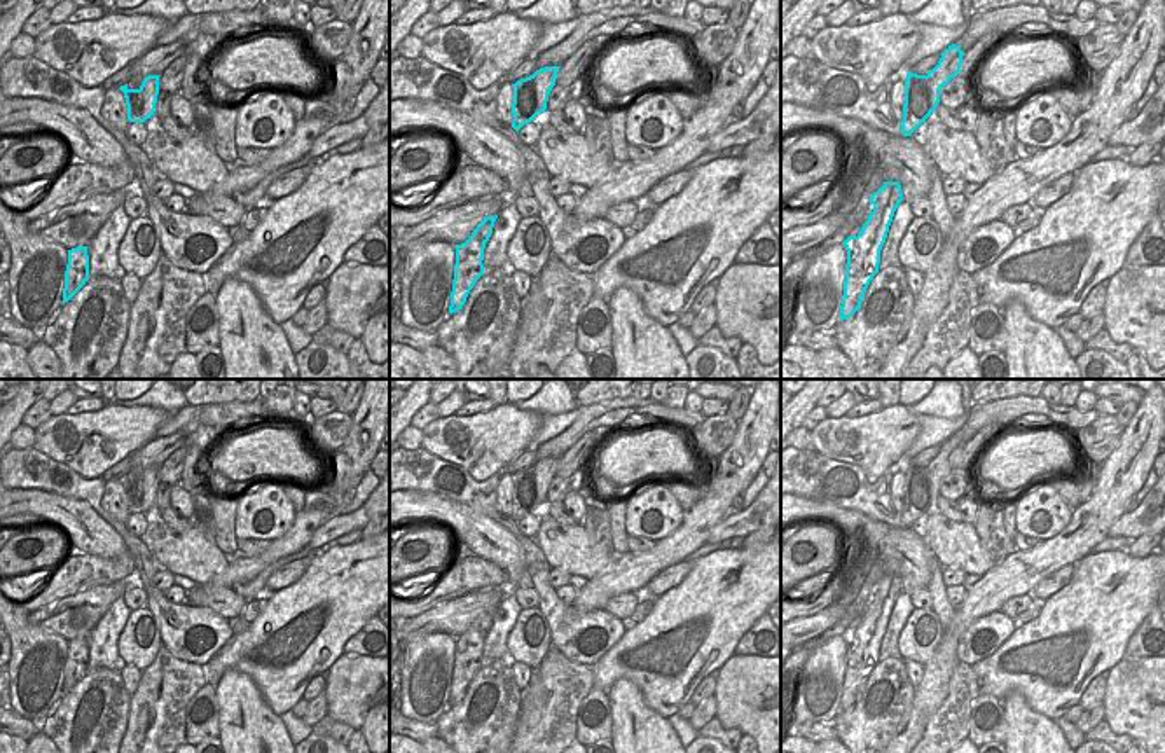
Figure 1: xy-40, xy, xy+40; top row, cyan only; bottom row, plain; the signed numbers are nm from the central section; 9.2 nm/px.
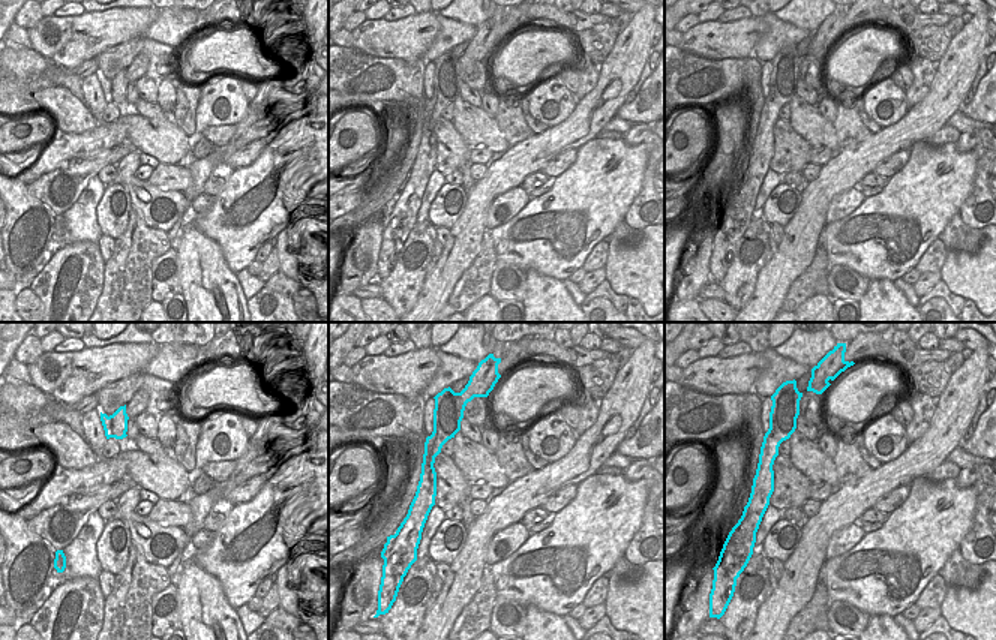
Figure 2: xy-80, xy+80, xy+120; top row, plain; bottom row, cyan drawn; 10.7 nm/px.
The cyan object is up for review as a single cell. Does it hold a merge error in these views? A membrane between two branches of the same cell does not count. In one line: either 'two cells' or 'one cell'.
two cells

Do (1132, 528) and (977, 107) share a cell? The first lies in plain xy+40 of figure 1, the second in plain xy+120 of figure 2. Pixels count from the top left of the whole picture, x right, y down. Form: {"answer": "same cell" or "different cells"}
{"answer": "same cell"}

